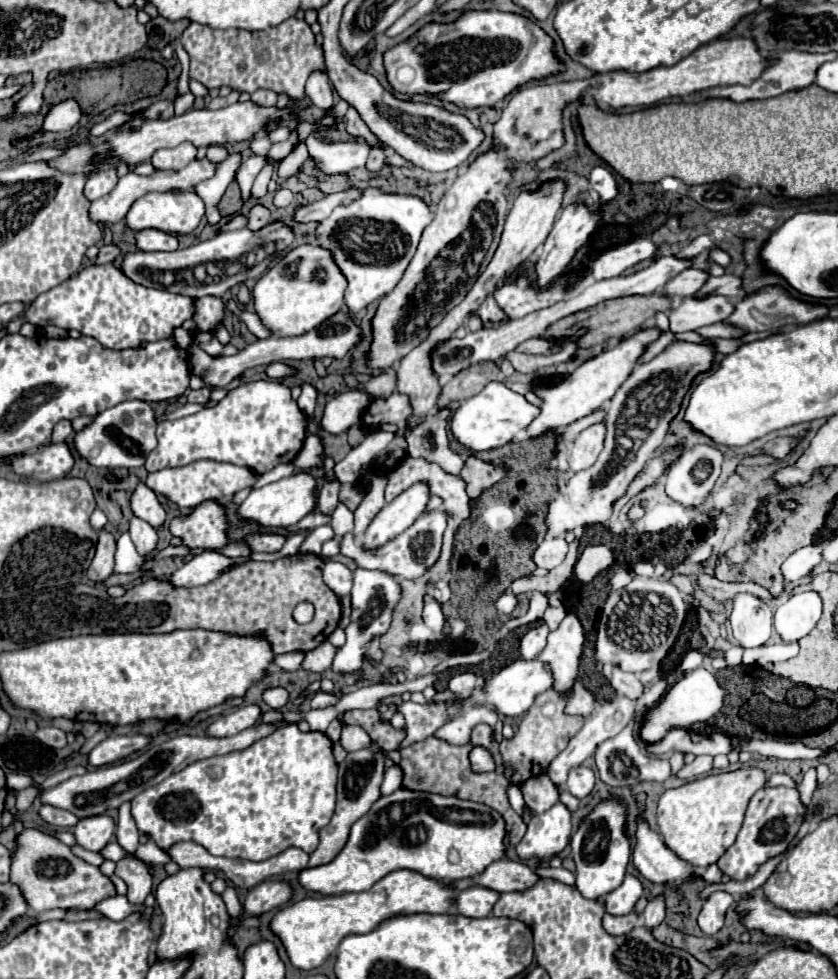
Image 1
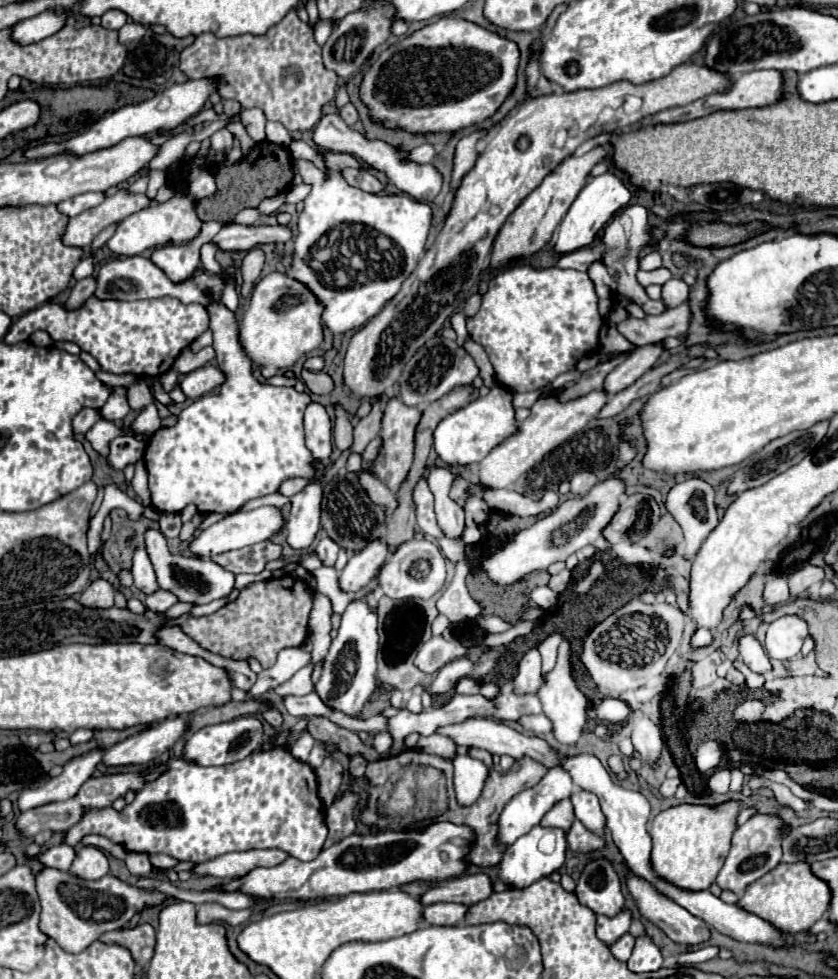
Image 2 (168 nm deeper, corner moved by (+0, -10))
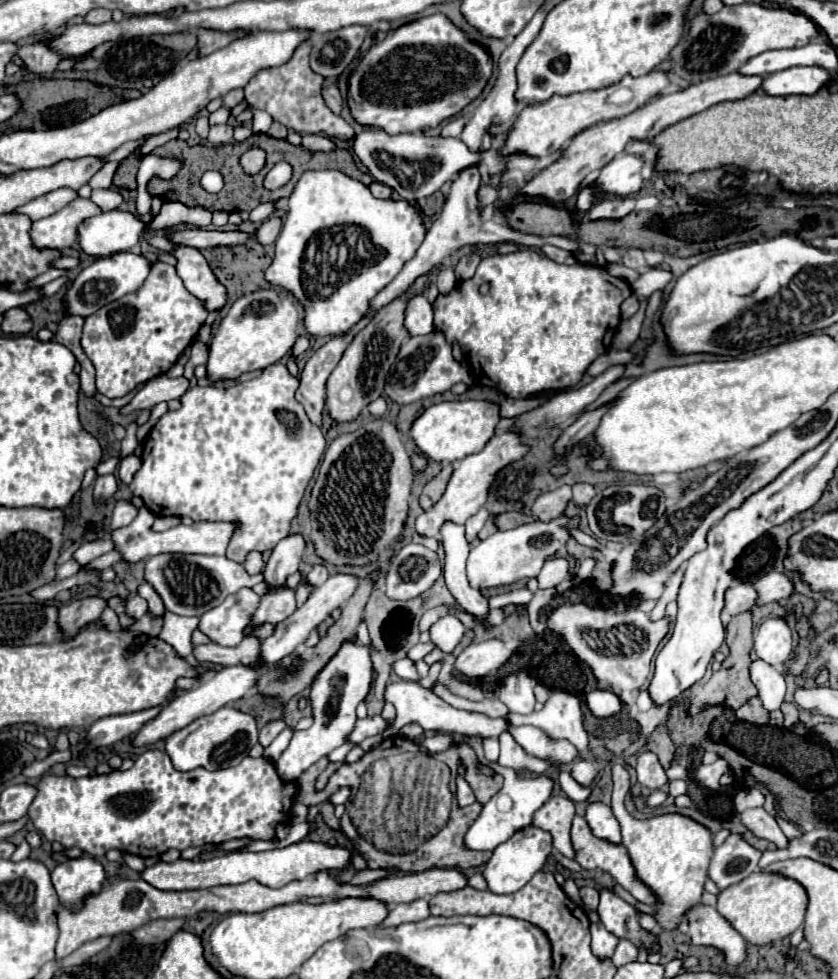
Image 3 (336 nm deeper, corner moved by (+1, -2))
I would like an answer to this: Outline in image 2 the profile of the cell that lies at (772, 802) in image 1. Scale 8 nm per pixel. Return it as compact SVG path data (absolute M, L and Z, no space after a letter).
M772 814L752 816L746 824L742 824L732 836L732 848L724 860L724 866L716 878L716 884L722 890L730 890L740 896L742 890L746 890L746 886L750 886L766 872L770 872L774 866L778 866L782 858L782 838L784 838L778 830L780 826L782 822Z

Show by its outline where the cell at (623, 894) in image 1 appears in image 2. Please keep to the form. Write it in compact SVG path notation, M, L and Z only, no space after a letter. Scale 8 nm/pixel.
M624 908L622 914L614 916L614 918L606 918L606 916L598 916L598 924L596 924L596 936L606 944L612 946L616 940L620 940L622 934L628 932L632 914Z

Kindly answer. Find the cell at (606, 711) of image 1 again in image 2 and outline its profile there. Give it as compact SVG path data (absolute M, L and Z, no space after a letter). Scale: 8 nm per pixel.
M548 770L546 776L532 788L522 790L520 794L516 794L502 810L502 814L498 816L498 832L496 832L496 844L500 846L510 846L516 838L520 838L522 834L530 832L536 824L540 824L542 816L560 800L570 798L572 794L572 782L570 776L564 770Z

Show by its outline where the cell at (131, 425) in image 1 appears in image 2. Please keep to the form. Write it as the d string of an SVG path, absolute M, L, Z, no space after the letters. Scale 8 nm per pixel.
M120 436L110 442L108 462L112 468L124 470L128 464L134 464L142 458L144 448L146 448L146 444L138 442L134 436Z

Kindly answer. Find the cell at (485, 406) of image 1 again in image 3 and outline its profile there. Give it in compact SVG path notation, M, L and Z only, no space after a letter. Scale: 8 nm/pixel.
M457 400L457 402L439 402L429 406L411 426L411 436L417 448L437 460L437 462L455 462L469 454L481 452L489 438L493 438L495 428L501 420L499 404L491 400Z

